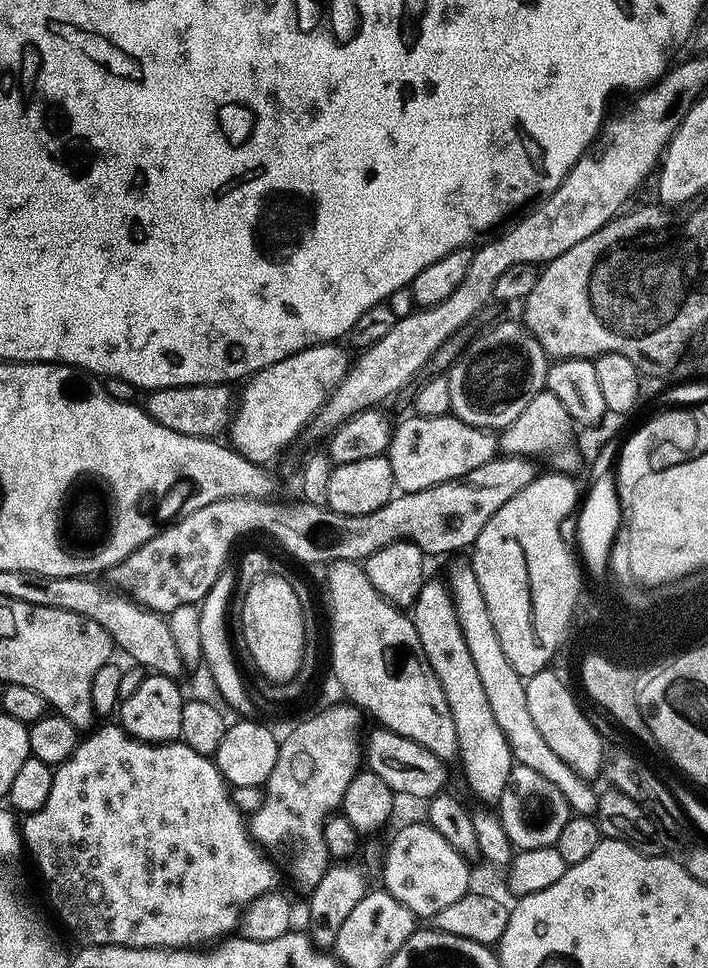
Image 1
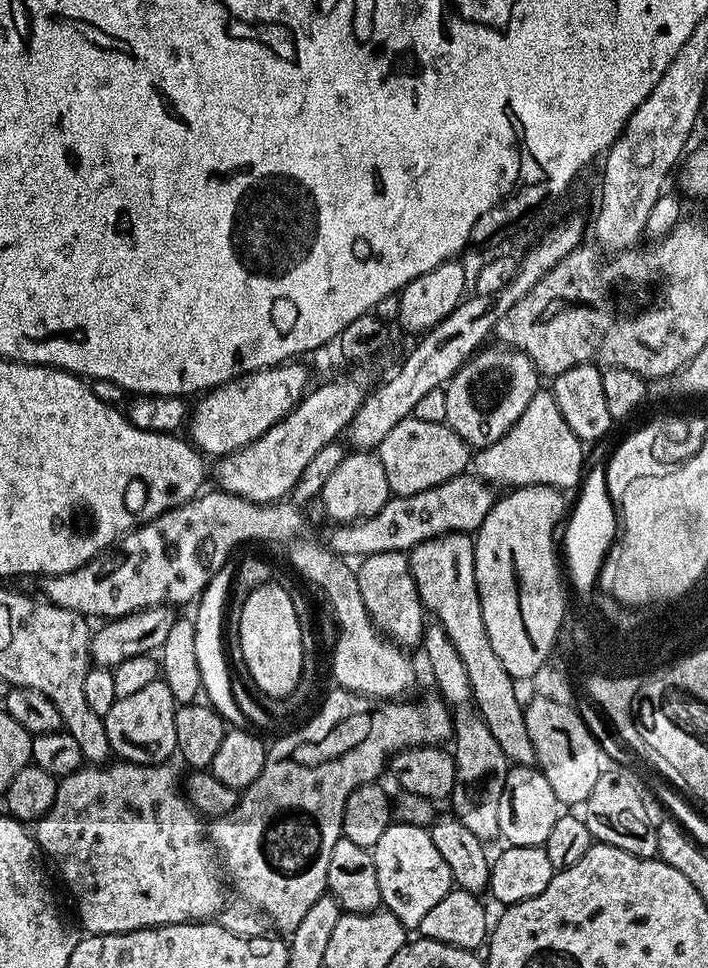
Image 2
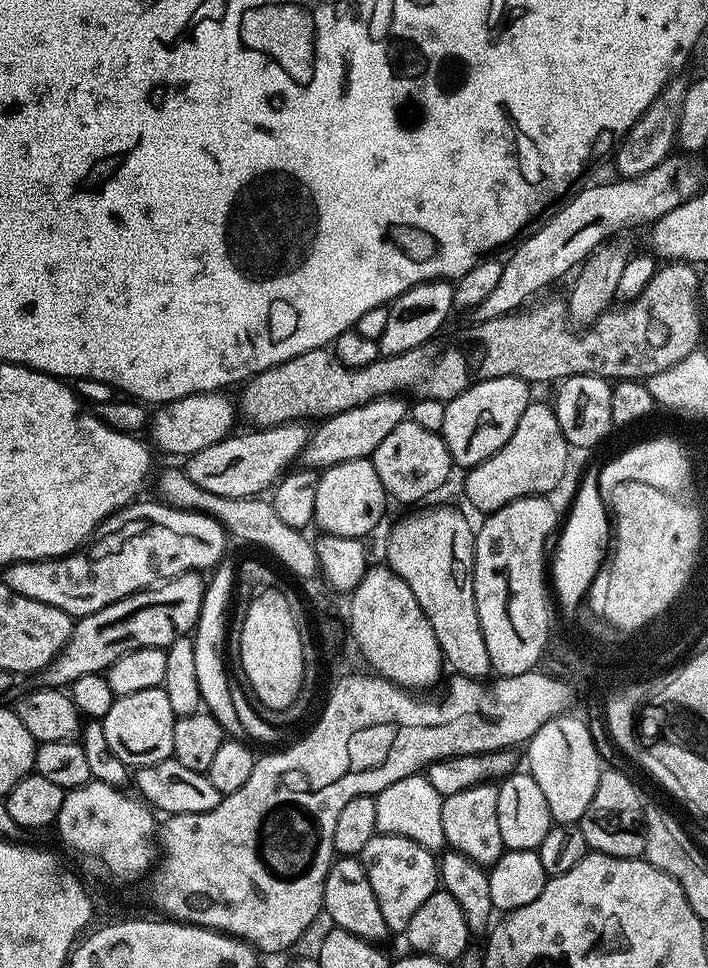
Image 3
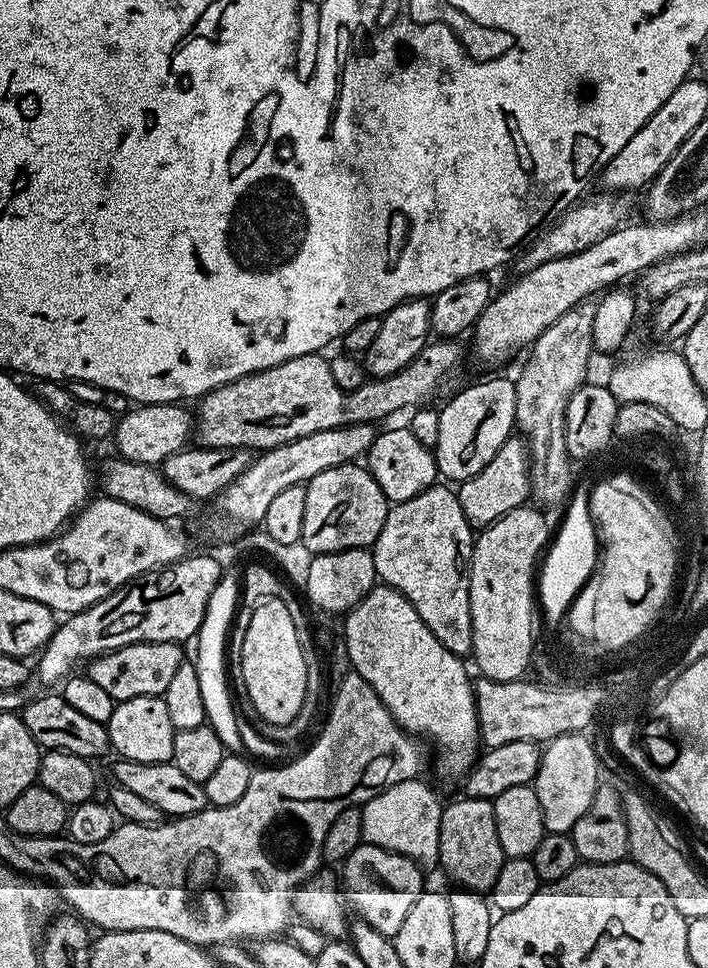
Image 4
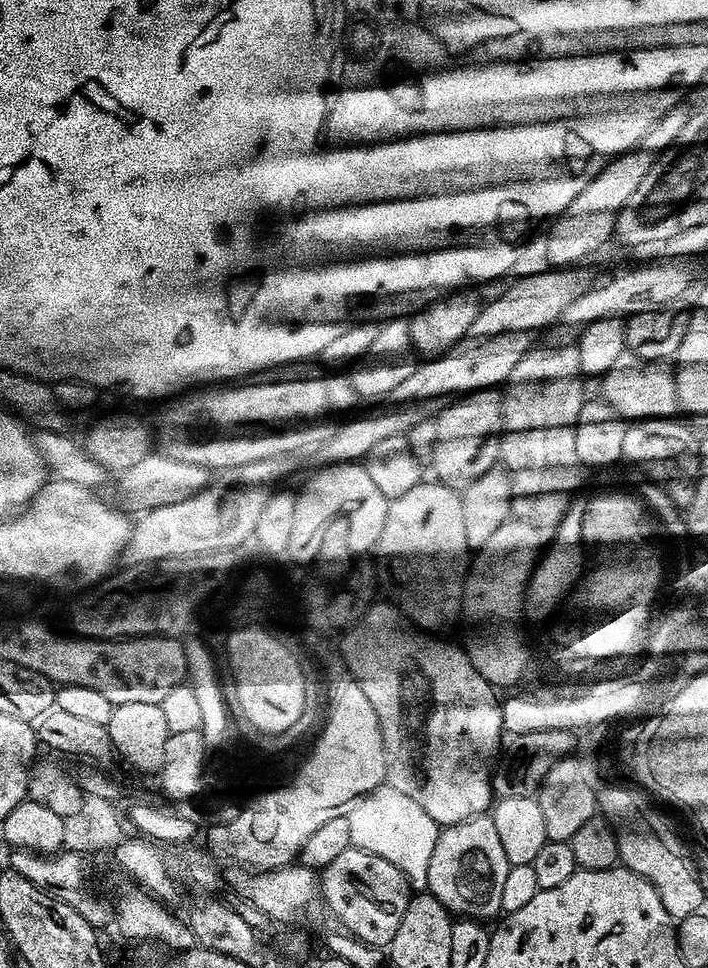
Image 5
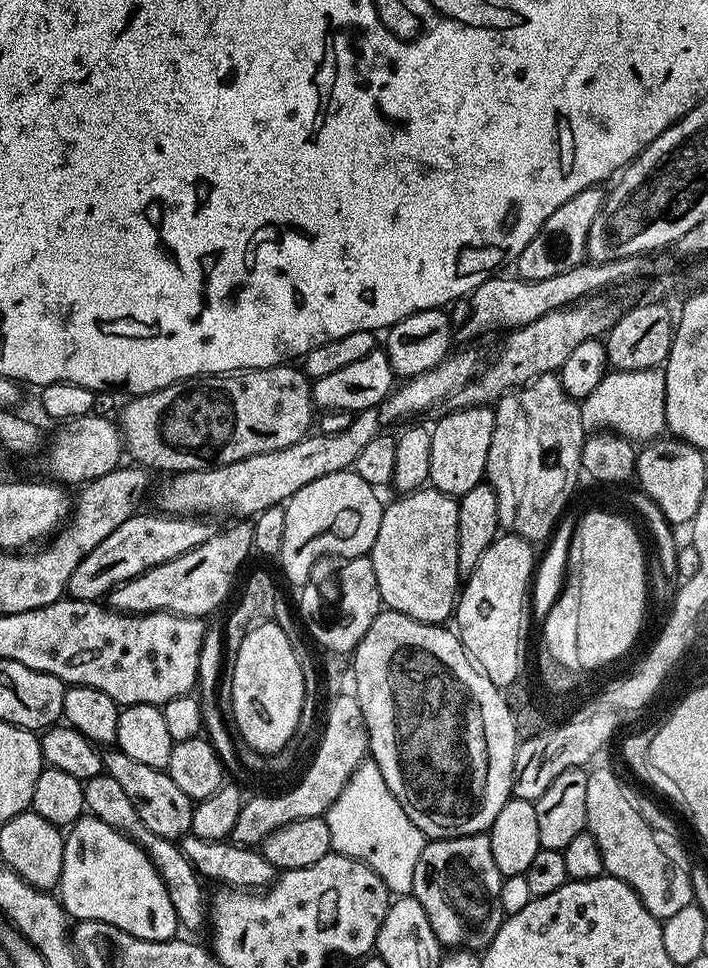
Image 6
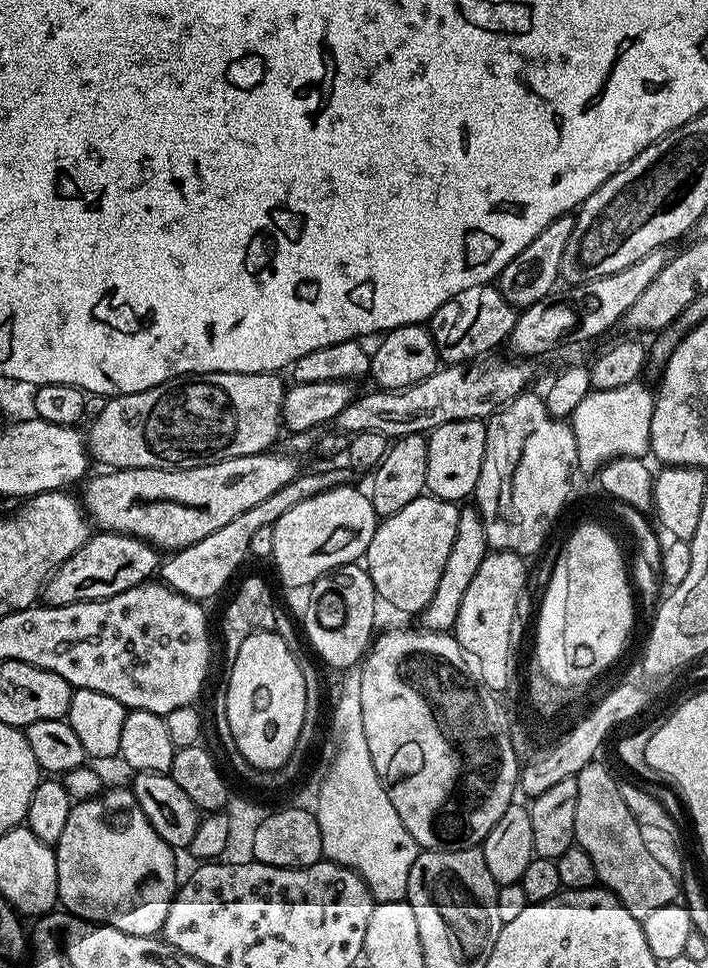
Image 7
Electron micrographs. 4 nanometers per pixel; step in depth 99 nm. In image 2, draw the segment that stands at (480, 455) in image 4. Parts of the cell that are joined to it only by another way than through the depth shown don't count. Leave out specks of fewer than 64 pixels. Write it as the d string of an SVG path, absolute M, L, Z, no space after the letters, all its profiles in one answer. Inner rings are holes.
M507 346L488 347L481 347L473 354L444 388L448 427L476 450L498 442L498 438L518 422L542 381L541 373L536 371L534 362L524 352Z

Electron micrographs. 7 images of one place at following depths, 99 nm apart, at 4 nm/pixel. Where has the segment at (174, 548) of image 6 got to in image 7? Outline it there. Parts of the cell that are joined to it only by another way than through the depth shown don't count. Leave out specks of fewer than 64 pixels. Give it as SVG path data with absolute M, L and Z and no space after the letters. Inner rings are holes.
M97 531L62 566L44 581L42 600L47 607L70 606L87 600L110 598L134 586L151 581L157 575L162 556L157 549L137 536L116 532Z

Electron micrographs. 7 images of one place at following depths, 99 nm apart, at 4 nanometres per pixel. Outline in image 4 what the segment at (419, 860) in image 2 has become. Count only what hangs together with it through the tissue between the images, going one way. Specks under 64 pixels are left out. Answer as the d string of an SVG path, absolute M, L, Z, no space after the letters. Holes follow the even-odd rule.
M361 842L342 862L342 888L347 903L356 910L355 915L365 920L378 934L395 937L410 914L410 906L426 891L425 873L416 861L400 853L388 852L377 845Z

